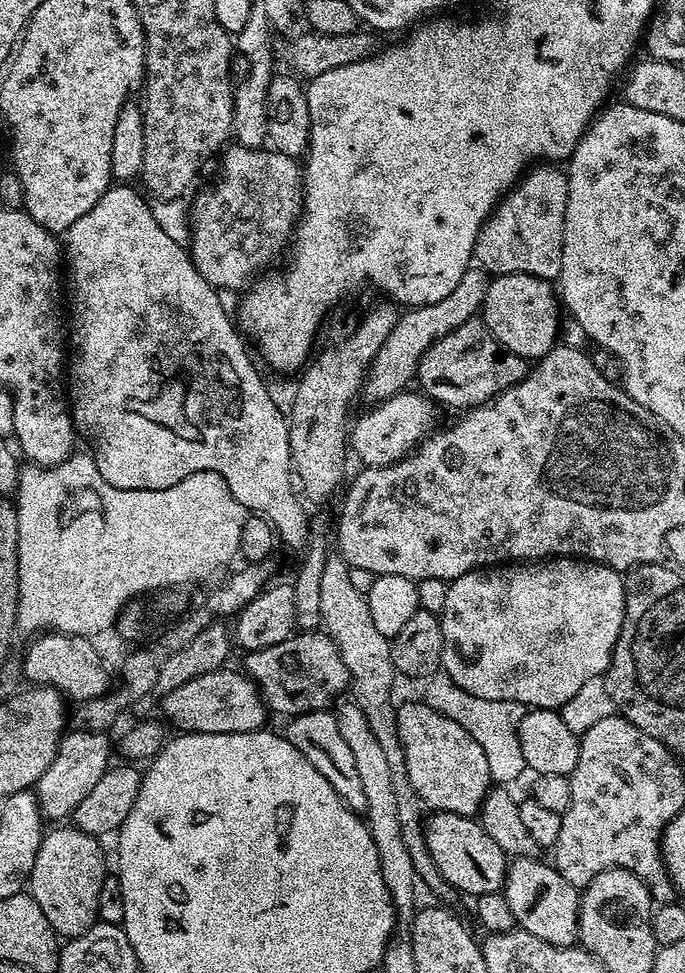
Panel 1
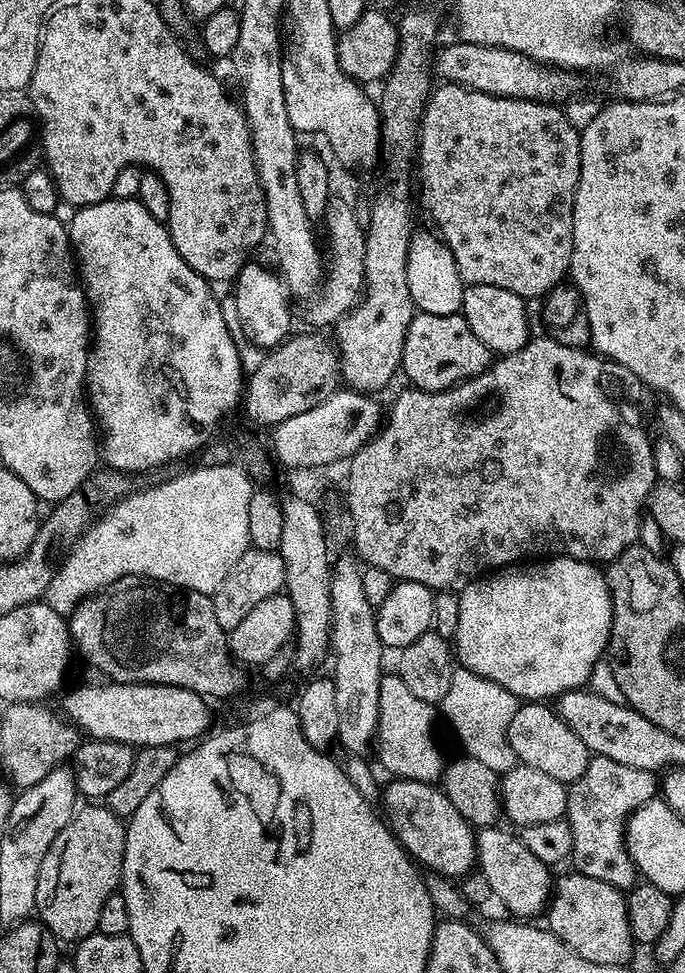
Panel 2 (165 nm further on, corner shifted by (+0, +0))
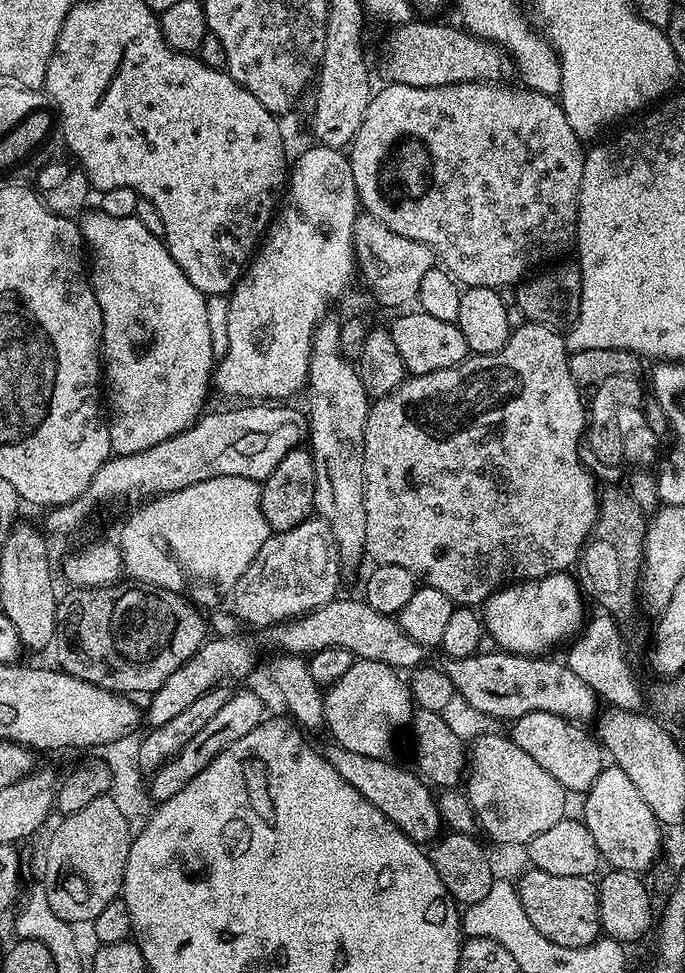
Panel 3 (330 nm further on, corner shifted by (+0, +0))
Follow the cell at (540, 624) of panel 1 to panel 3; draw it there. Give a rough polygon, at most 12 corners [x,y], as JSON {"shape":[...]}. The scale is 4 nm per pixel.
{"shape":[[575,575],[512,582],[482,605],[497,649],[543,656],[585,623]]}

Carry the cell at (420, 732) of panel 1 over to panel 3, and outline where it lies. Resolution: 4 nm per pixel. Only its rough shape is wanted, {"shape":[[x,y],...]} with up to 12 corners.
{"shape":[[353,659],[327,685],[324,728],[389,759],[414,701],[386,662]]}

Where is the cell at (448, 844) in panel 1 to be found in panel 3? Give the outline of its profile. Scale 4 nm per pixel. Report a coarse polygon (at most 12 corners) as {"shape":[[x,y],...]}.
{"shape":[[335,742],[330,766],[421,846],[441,835],[437,797],[411,767]]}

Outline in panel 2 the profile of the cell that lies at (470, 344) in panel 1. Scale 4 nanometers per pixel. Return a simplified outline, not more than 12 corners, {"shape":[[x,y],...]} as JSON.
{"shape":[[417,311],[402,372],[441,392],[486,371],[494,354],[460,314]]}

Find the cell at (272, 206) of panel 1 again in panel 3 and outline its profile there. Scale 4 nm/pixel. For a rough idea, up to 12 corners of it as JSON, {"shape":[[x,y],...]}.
{"shape":[[357,215],[359,275],[384,308],[413,303],[430,249]]}

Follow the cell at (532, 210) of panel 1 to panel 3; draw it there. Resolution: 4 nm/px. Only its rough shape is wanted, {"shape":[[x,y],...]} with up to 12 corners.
{"shape":[[388,82],[360,208],[464,288],[573,247],[559,99]]}

